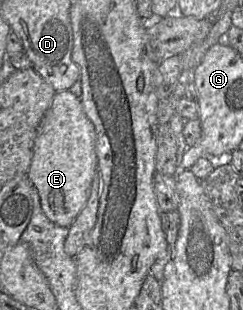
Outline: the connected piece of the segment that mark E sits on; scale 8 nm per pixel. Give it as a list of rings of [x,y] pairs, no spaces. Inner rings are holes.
[[[69,90],[56,92],[51,106],[37,128],[33,157],[27,170],[27,176],[39,194],[41,206],[47,218],[58,226],[70,228],[87,203],[93,179],[98,172],[96,131],[83,110],[80,98]]]

